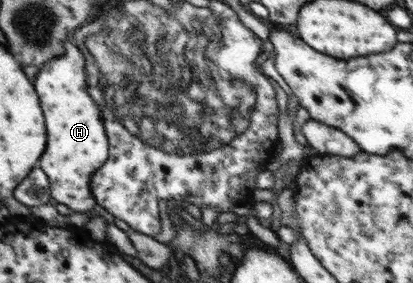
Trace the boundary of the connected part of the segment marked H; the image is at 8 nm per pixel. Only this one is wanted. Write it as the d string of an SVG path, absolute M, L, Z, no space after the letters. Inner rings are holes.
M67 40L65 55L47 61L35 79L35 89L41 97L41 109L47 125L47 149L39 159L39 167L49 175L53 199L77 213L98 209L90 183L95 171L106 162L109 147L99 109L87 93L84 67L82 51Z

